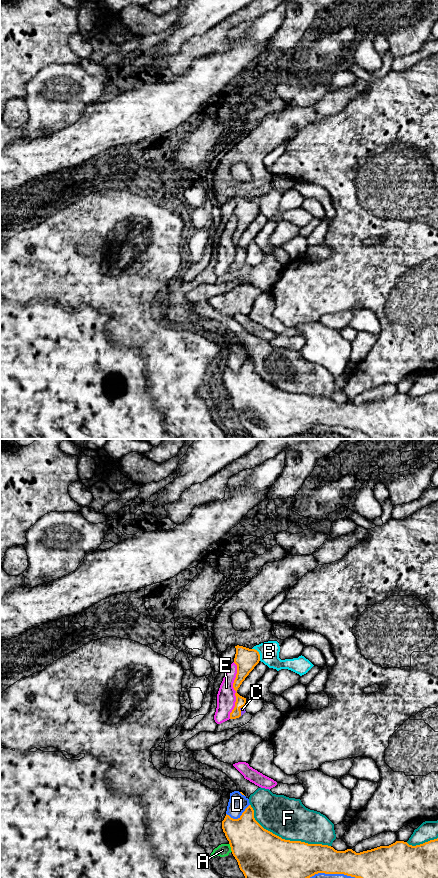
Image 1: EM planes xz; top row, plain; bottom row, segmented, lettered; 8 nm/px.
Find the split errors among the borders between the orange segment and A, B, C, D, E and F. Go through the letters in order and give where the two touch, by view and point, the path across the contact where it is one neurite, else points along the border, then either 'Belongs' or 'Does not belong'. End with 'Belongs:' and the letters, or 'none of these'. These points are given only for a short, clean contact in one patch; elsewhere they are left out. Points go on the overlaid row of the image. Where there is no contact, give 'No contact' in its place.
A: Touches orange at xz (230, 846). Boundary: xz (229, 843), (232, 851). Does not belong
B: Touches orange at xz (258, 653). Does not belong
C: Touches orange at xz (240, 710). Path across: xz (240, 702), (240, 710), (242, 709). Belongs
D: Touches orange at xz (238, 818). Does not belong
E: Touches orange at xz (234, 689). Does not belong
F: Touches orange at xz (284, 839). Does not belong
Belongs: C

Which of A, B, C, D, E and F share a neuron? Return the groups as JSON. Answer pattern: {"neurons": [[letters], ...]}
{"neurons": [["A"], ["B"], ["C"], ["D"], ["E"], ["F"]]}

